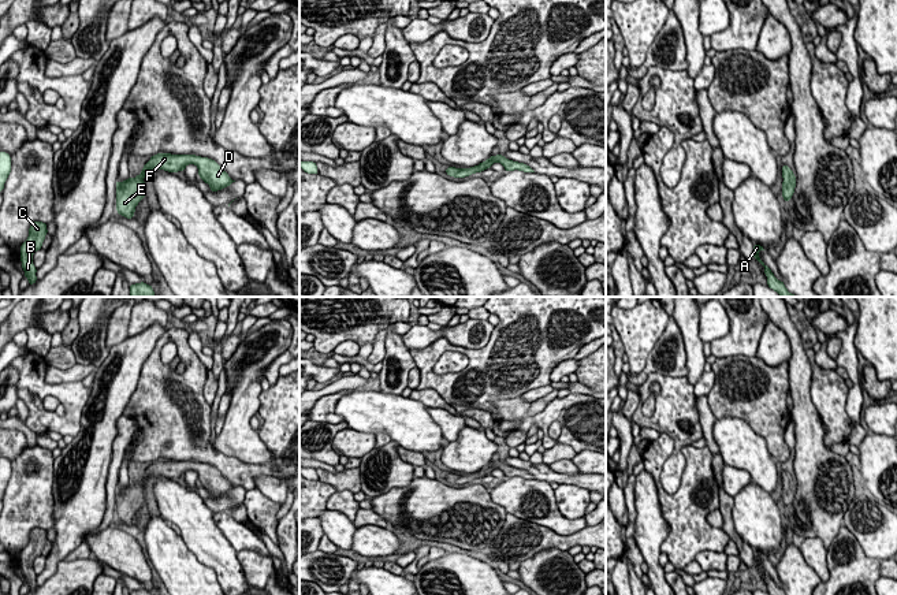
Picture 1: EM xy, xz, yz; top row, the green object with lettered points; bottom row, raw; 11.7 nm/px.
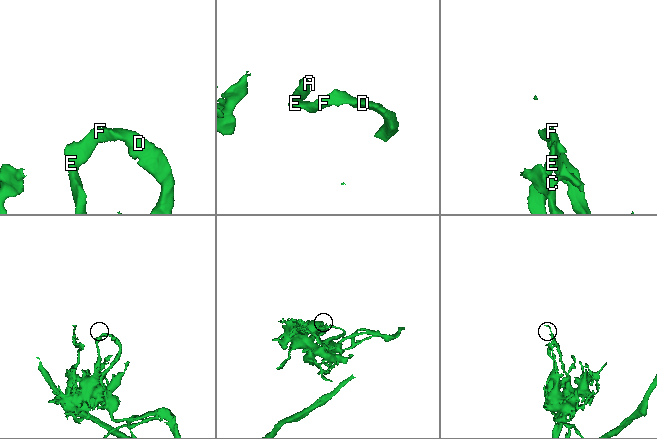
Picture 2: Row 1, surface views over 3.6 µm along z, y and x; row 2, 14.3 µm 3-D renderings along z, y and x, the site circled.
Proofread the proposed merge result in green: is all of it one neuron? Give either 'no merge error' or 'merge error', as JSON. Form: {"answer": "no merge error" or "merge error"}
{"answer": "no merge error"}

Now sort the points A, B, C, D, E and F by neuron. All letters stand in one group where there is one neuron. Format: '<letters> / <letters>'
A B C D E F

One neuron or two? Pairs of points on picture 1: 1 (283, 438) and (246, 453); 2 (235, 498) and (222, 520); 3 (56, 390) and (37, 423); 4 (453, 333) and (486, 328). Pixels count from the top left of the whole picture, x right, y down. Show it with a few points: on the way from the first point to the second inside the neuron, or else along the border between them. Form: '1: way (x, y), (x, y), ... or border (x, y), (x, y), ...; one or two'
1: border (274, 454), (264, 463), (241, 463), (235, 458); two
2: border (227, 510), (213, 513); two
3: way (45, 391), (37, 400), (37, 412); one
4: way (461, 333), (472, 333), (477, 328); one

